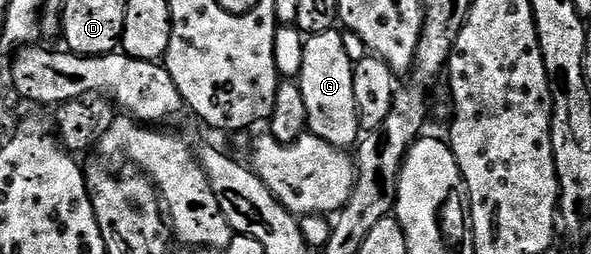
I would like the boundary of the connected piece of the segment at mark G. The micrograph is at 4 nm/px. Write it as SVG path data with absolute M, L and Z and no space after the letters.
M335 29L316 33L306 39L304 65L297 77L298 88L304 93L304 109L308 109L306 122L309 134L328 141L334 147L350 149L359 142L356 89L352 89L355 60L342 40L343 32Z

